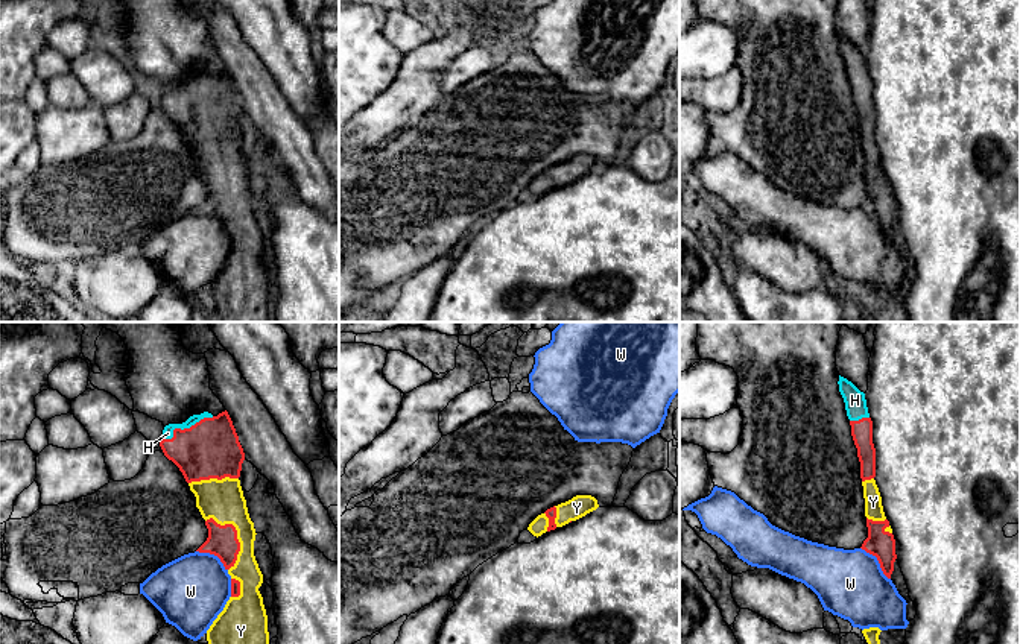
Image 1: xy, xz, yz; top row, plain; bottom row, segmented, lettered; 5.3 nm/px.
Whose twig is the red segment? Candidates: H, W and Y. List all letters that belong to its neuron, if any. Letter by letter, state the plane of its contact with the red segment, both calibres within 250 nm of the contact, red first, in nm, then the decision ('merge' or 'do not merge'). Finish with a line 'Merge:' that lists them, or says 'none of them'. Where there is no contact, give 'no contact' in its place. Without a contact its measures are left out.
H: meets red in xy; 320 nm thick on the red side, 60 nm on the other; merge
W: meets red in yz; 140 nm thick on the red side, 360 nm on the other; do not merge
Y: meets red in xy; 160 nm thick on the red side, 220 nm on the other; merge
Merge: H, Y

